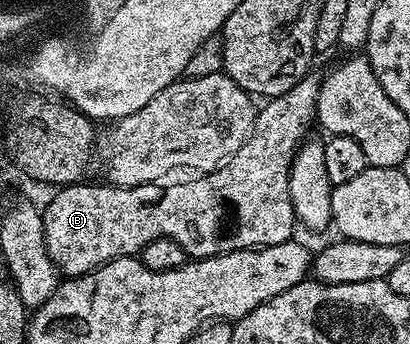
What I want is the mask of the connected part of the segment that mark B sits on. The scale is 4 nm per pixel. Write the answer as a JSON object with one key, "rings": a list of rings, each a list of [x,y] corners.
{"rings":[[[314,76],[302,78],[297,84],[293,84],[293,88],[289,88],[289,92],[285,92],[276,98],[268,98],[258,107],[255,123],[251,129],[251,134],[245,140],[245,144],[241,144],[241,148],[237,148],[237,152],[233,157],[227,159],[217,170],[208,170],[200,173],[198,176],[191,176],[188,182],[175,182],[172,186],[163,187],[163,184],[146,182],[143,186],[113,186],[110,184],[102,184],[103,186],[87,186],[88,184],[76,184],[73,186],[65,186],[54,191],[55,194],[51,198],[48,206],[42,207],[43,227],[45,228],[45,248],[49,252],[49,256],[53,260],[53,264],[58,268],[60,275],[66,276],[68,279],[76,278],[82,274],[90,274],[92,270],[98,266],[104,266],[106,262],[112,262],[118,258],[130,258],[137,256],[145,248],[145,244],[149,244],[149,240],[157,240],[158,238],[168,238],[169,240],[177,240],[177,244],[181,244],[181,248],[185,248],[185,252],[192,259],[208,258],[209,256],[217,256],[225,252],[233,252],[234,250],[254,250],[273,244],[281,244],[282,242],[292,241],[292,234],[297,223],[293,210],[293,204],[290,202],[289,196],[289,176],[290,166],[293,164],[294,156],[298,152],[300,146],[312,132],[311,125],[314,127],[317,122],[315,109],[319,100],[319,84],[320,79]]]}

